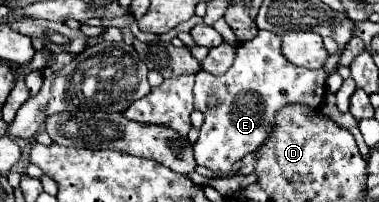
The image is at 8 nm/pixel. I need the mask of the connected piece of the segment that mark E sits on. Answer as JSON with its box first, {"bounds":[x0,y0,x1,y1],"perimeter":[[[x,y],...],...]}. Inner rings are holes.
{"bounds":[193,30,325,176],"perimeter":[[[259,30],[253,40],[239,46],[235,64],[223,76],[213,76],[203,70],[195,76],[193,104],[195,110],[205,116],[199,140],[193,146],[195,162],[215,172],[215,176],[229,174],[233,162],[255,152],[263,144],[273,130],[273,120],[279,108],[291,102],[319,108],[325,98],[325,80],[325,70],[309,70],[291,64],[281,52],[281,38],[273,32]],[[209,94],[219,98],[221,104],[217,108],[207,106]]]}

